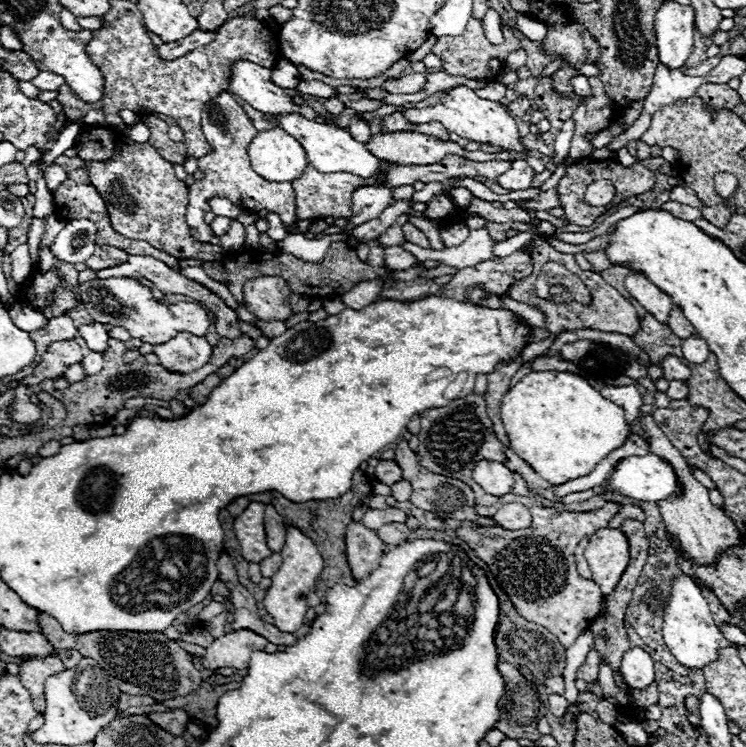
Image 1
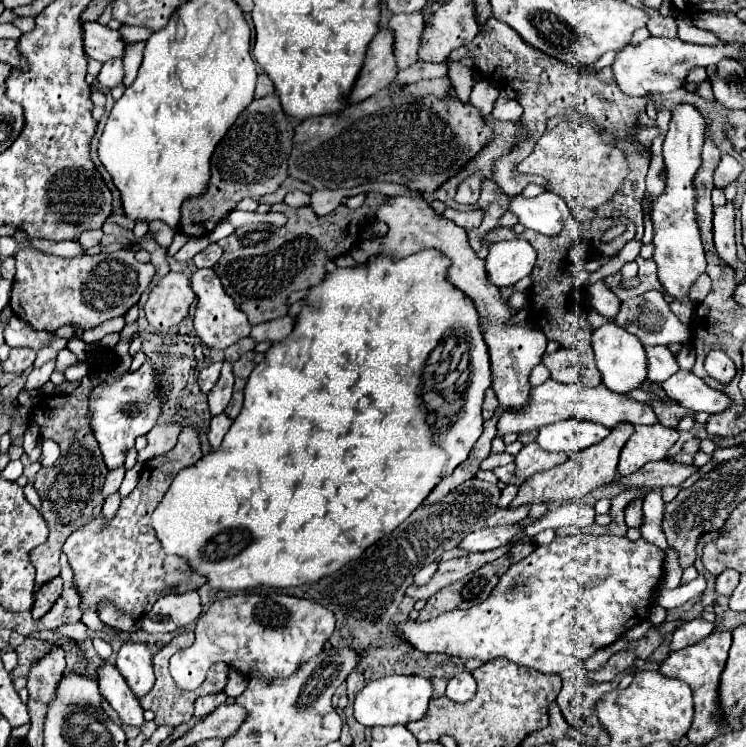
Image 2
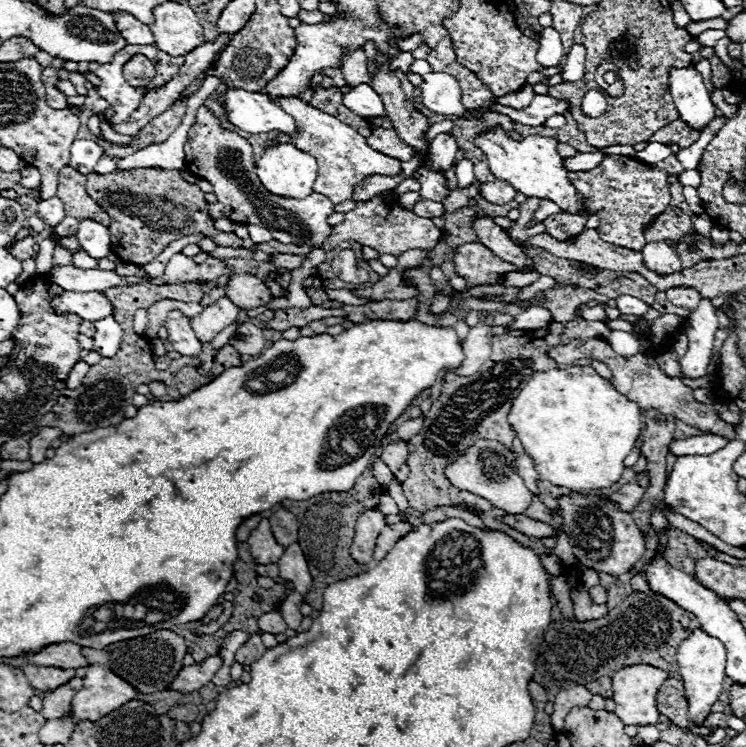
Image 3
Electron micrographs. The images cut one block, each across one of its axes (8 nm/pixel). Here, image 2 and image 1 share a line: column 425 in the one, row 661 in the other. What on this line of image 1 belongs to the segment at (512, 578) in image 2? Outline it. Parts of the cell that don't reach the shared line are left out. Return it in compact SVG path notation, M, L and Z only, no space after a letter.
M630 648L622 656L620 674L626 680L628 688L646 688L654 682L654 662L648 652L642 648Z

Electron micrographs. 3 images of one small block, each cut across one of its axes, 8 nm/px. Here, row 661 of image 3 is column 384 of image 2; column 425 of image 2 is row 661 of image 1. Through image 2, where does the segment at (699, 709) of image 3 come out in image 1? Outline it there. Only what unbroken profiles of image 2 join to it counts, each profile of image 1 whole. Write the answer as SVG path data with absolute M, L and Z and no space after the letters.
M680 576L672 584L670 602L664 608L664 626L662 626L664 642L670 648L670 652L676 656L676 660L686 668L704 668L706 664L712 664L718 660L718 650L730 646L730 642L722 636L718 624L714 622L708 602L702 596L700 586L690 576Z

